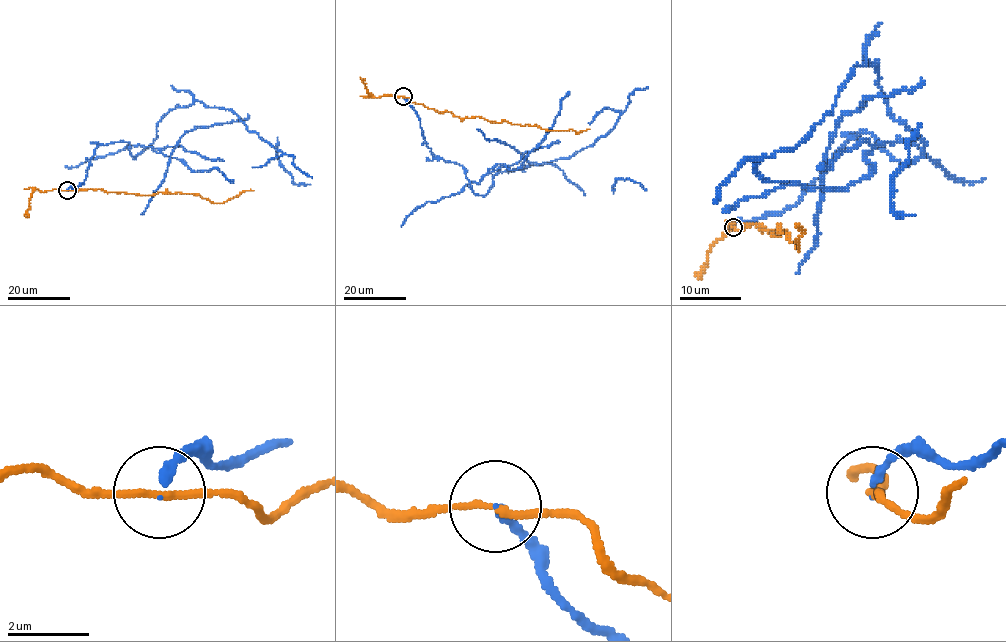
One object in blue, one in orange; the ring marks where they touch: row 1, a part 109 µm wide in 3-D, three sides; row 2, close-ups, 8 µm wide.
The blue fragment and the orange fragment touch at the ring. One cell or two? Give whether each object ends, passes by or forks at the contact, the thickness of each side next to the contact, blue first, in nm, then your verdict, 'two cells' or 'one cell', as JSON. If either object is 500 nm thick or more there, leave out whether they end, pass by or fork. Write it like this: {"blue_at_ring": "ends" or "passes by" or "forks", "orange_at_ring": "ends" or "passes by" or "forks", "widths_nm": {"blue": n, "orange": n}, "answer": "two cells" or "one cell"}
{"blue_at_ring": "ends", "orange_at_ring": "passes by", "widths_nm": {"blue": 160, "orange": 170}, "answer": "two cells"}

